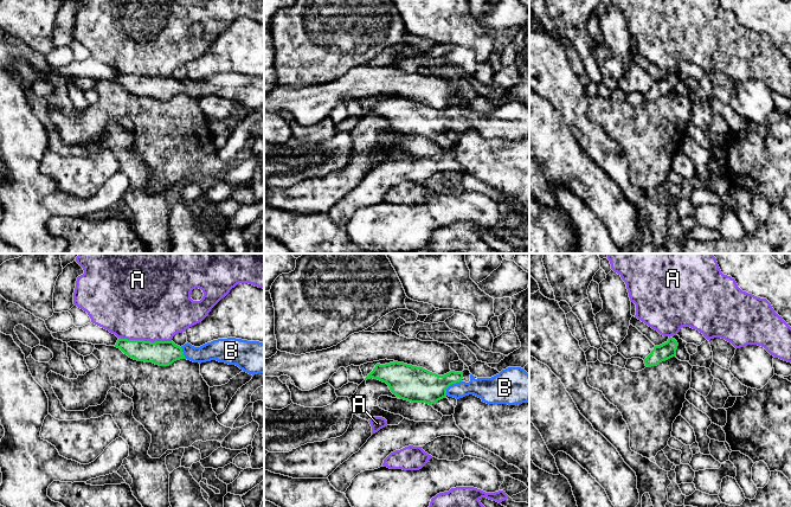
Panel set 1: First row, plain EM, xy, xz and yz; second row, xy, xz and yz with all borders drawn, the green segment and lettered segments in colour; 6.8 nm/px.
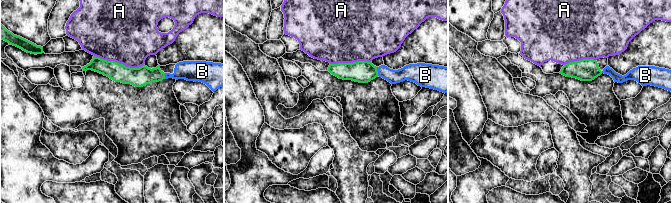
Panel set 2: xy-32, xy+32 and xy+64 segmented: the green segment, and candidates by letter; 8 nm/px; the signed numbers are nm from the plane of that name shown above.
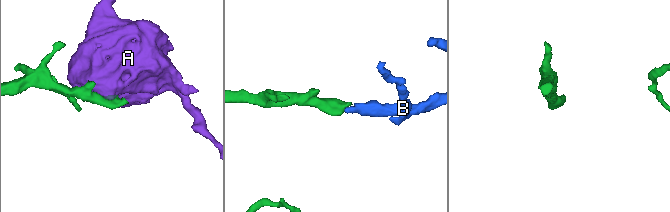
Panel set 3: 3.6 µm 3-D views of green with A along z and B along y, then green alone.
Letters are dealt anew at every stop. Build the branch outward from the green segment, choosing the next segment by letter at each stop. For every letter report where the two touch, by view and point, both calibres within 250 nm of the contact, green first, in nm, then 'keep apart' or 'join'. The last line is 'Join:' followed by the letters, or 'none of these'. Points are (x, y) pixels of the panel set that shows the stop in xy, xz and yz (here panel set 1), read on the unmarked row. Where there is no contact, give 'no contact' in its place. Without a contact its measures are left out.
A: meets green in xy at (145, 76); 180 nm thick on the green side, 480 nm on the other; keep apart
B: meets green in xz at (450, 119); 240 nm thick on the green side, 150 nm on the other; join
Join: B

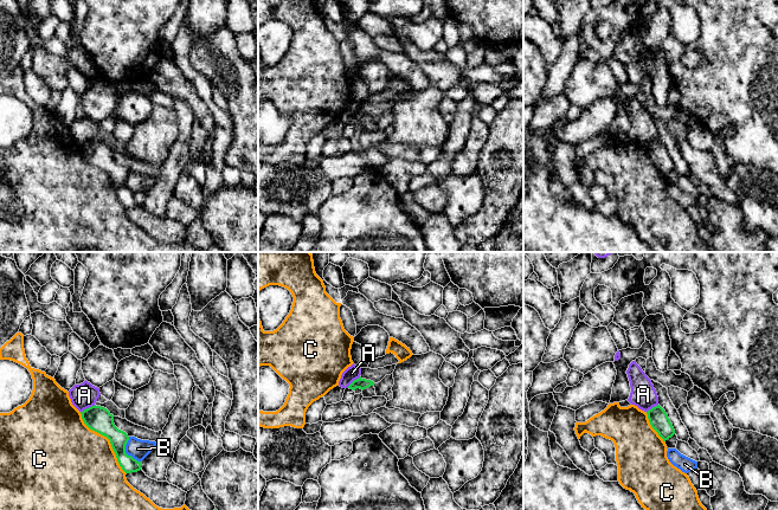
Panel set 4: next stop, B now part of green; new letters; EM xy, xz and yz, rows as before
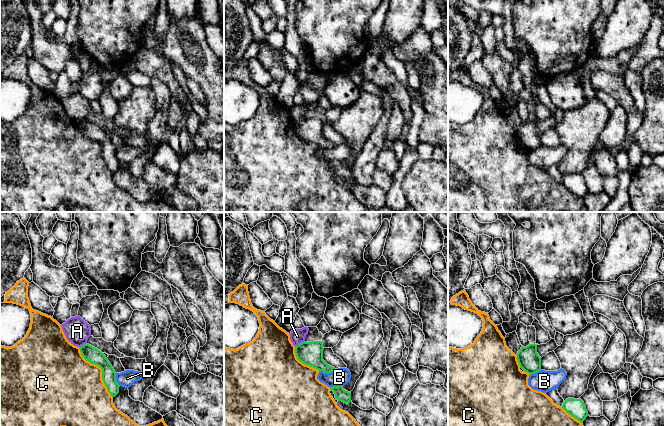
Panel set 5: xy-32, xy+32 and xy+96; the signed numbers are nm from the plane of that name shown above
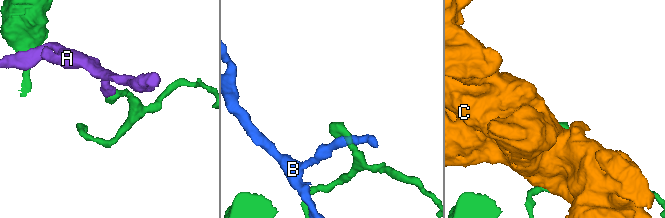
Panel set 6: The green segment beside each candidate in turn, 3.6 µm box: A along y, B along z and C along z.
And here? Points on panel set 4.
A: meets green in xy at (88, 143); 170 nm thick on the green side, 170 nm on the other; keep apart
B: meets green in xy at (124, 187); 140 nm thick on the green side, 140 nm on the other; keep apart
C: meets green in xy at (108, 173); 170 nm thick on the green side, 480 nm on the other; keep apart
Join: none of these

